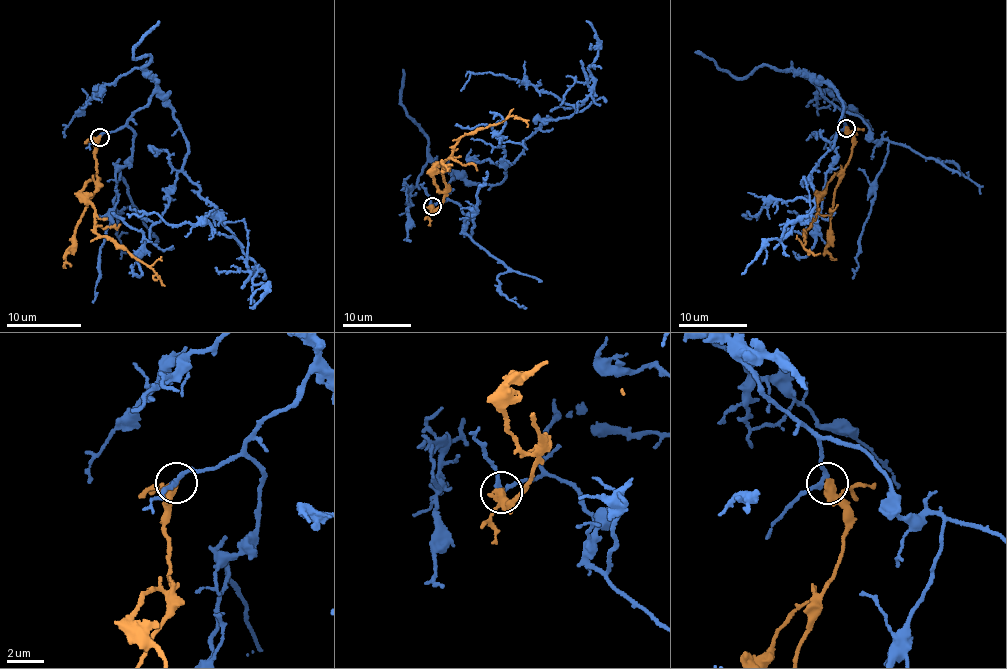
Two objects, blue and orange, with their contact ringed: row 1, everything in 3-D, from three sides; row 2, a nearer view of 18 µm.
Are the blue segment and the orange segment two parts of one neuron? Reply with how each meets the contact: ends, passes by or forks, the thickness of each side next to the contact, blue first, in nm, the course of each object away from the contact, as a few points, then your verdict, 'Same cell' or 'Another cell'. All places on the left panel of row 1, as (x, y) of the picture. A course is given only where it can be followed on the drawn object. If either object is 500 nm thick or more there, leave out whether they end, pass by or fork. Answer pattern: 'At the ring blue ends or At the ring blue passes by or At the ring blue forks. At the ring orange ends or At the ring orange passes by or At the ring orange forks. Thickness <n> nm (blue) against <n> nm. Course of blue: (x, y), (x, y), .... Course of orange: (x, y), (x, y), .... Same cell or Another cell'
At the ring blue passes by. At the ring orange passes by. Thickness 220 nm (blue) against 360 nm. Course of blue: (99, 136), (163, 93), (187, 151), (183, 174), (241, 247), (209, 224), (127, 214). Course of orange: (99, 137), (97, 179), (91, 179), (82, 192), (95, 210), (97, 233), (152, 268), (163, 284). Same cell

